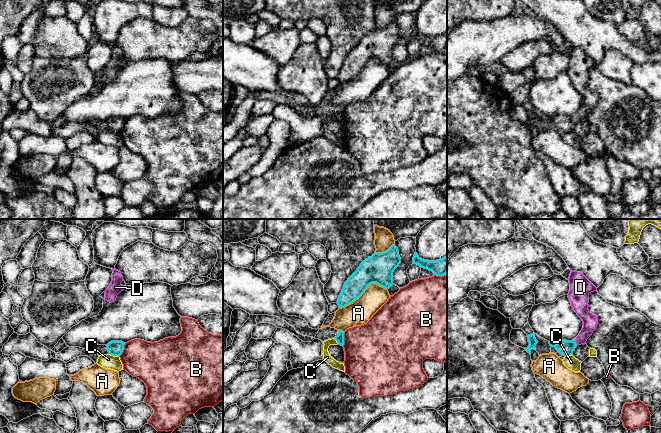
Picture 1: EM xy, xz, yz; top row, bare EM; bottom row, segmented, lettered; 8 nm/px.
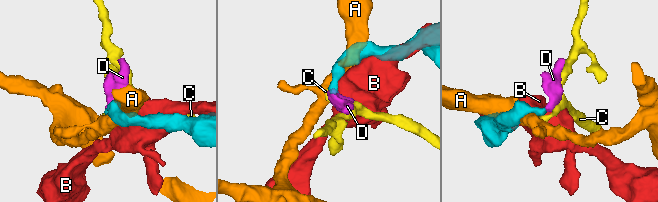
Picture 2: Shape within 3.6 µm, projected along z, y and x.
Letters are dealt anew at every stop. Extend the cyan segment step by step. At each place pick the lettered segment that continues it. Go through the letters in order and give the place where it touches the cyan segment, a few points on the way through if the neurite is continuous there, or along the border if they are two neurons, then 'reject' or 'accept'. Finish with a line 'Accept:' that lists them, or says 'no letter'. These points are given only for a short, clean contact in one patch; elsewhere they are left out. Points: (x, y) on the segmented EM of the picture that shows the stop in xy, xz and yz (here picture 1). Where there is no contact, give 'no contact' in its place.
A: contact xz (363, 292); reject
B: contact xz (343, 339); reject
C: contact xy (114, 355); reject
D: contact yz (575, 342); way yz (564, 347), (568, 347), (575, 342), (586, 332), (590, 321); accept
Accept: D

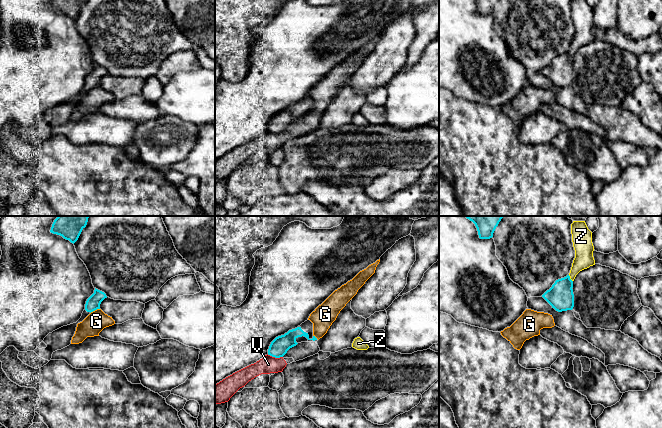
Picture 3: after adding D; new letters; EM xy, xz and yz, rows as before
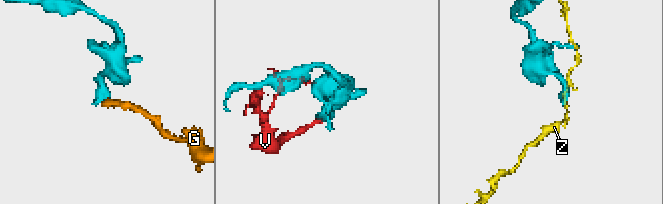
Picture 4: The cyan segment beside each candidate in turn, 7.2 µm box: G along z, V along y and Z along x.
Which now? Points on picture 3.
G: contact xy (94, 310); border xy (99, 308), (90, 313); reject
V: contact xz (275, 357); reject
Z: contact yz (569, 278); reject
Accept: no letter

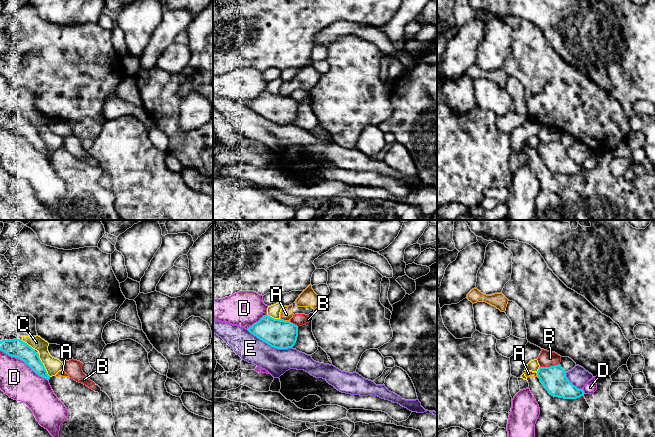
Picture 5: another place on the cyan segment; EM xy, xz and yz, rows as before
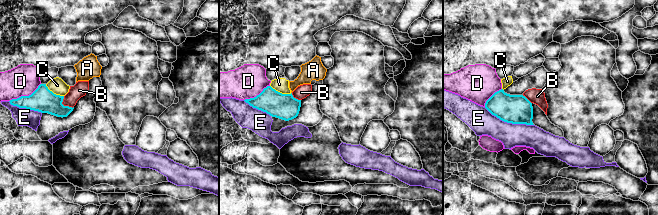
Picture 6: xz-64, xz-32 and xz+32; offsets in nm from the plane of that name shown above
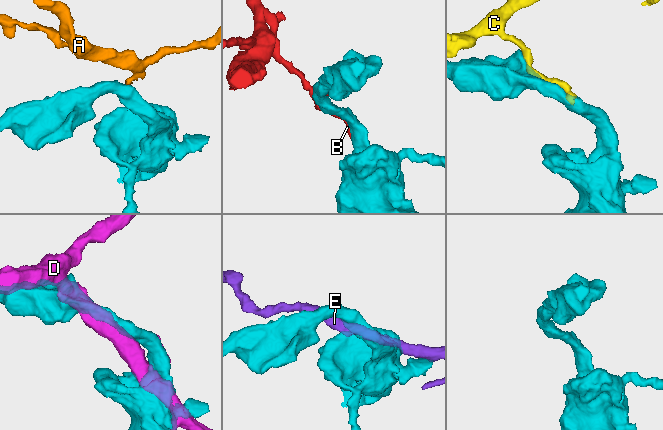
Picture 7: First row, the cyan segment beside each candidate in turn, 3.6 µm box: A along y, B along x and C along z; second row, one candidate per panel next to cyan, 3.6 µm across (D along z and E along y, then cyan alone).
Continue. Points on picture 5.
A: contact xz (283, 320); border xz (279, 319), (289, 321); reject
B: contact yz (550, 366); reject
C: contact xy (43, 366); reject
D: contact xy (24, 361); reject
E: contact xz (269, 344); reject
Accept: no letter

